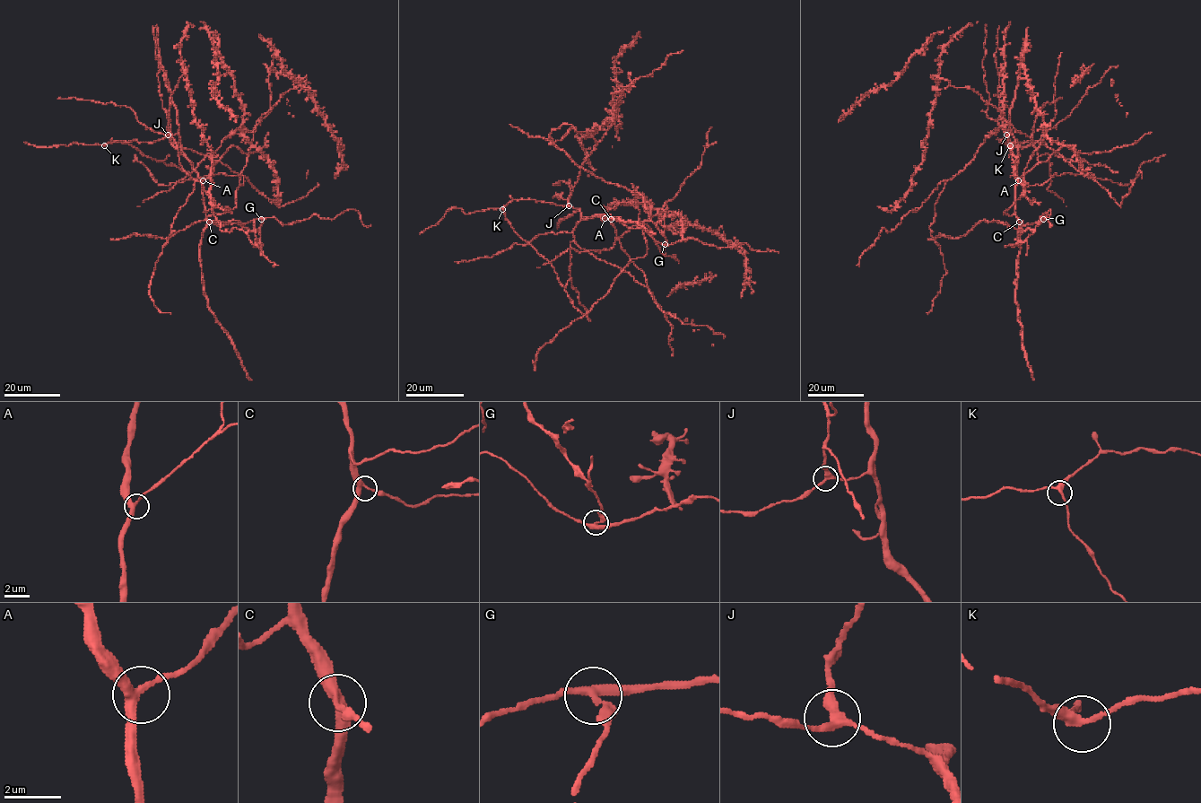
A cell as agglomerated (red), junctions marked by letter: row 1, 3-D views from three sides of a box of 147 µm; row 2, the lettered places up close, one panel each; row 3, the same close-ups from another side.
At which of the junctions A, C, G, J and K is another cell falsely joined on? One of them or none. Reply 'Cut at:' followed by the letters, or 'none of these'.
Cut at: G

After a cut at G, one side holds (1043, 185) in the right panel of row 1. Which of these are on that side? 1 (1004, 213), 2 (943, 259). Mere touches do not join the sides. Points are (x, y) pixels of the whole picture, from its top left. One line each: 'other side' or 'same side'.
1: same side
2: same side

